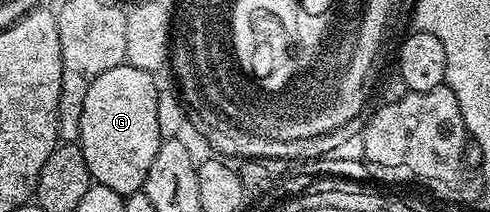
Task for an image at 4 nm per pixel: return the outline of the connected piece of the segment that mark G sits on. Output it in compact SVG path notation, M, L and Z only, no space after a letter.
M124 63L100 75L93 87L89 87L89 95L85 95L85 107L81 111L81 131L77 142L85 155L92 182L113 187L113 191L124 195L140 192L149 175L149 167L153 167L153 155L157 155L159 150L160 120L157 87L148 73Z

